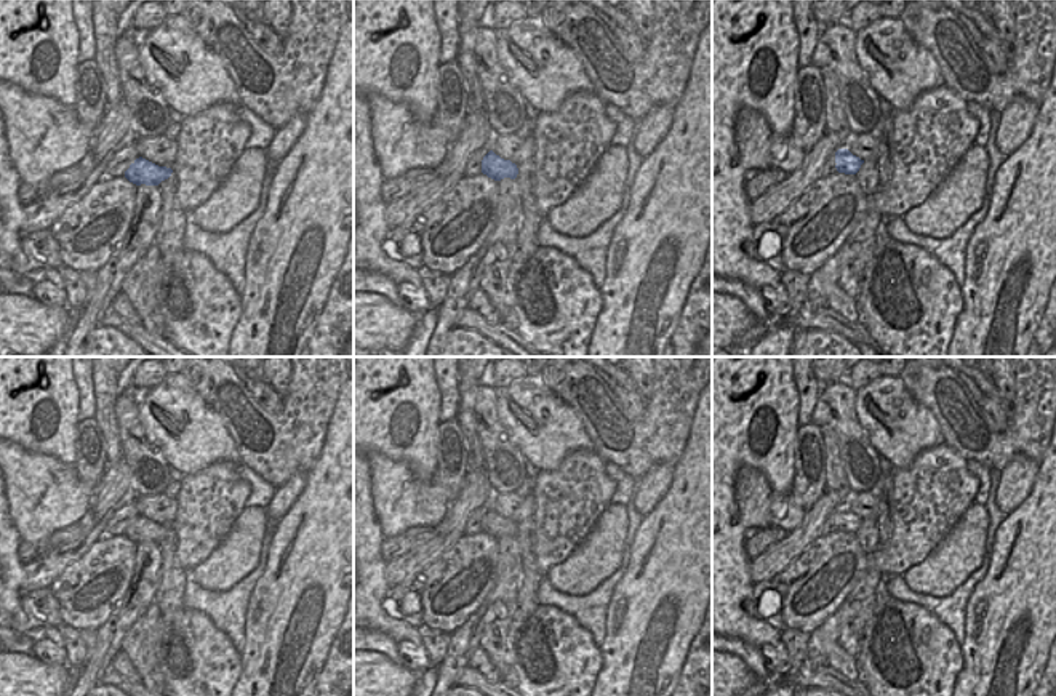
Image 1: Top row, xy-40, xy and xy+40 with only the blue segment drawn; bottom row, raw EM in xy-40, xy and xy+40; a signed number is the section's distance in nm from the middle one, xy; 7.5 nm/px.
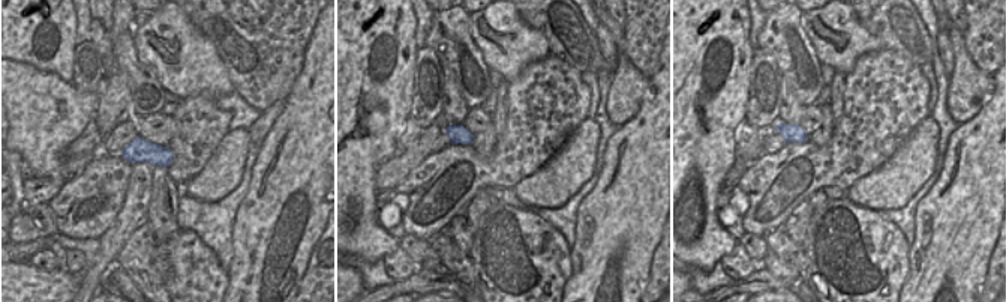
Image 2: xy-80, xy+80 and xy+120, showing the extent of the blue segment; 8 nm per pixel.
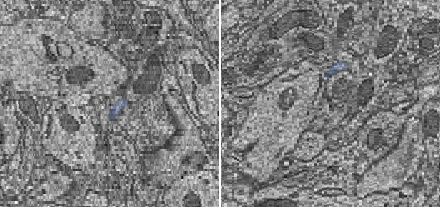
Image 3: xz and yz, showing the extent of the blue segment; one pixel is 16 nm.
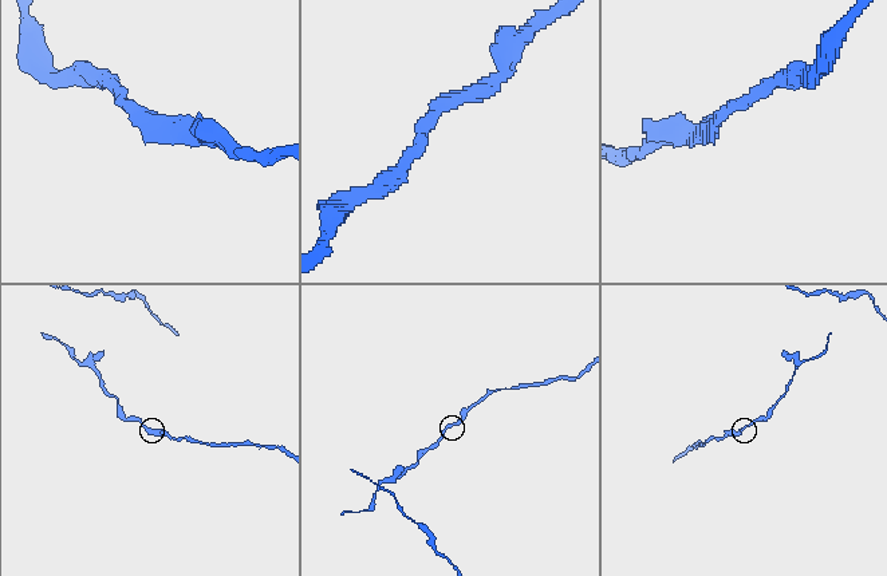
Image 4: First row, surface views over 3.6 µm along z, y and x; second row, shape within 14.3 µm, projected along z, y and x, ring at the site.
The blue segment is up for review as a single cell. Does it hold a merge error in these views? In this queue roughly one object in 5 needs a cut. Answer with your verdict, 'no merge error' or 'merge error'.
merge error

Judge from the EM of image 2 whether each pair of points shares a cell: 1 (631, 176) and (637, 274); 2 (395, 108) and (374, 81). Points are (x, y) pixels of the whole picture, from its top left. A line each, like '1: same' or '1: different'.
1: same
2: same

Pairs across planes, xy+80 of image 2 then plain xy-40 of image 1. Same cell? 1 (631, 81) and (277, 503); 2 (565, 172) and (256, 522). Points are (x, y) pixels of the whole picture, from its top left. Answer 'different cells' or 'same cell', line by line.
1: same cell
2: same cell

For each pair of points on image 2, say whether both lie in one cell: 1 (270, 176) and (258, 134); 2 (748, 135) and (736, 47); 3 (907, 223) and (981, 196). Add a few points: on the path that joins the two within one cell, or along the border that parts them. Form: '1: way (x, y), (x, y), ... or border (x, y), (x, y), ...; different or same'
1: border (282, 110), (263, 141); different
2: border (744, 120), (738, 129), (735, 157); different
3: border (930, 190), (918, 202), (915, 235), (910, 245); different

